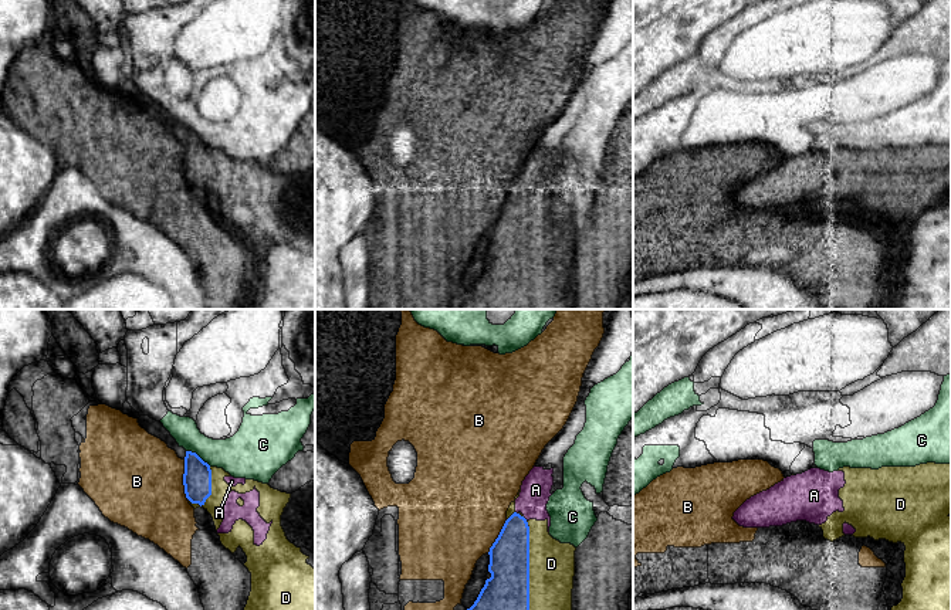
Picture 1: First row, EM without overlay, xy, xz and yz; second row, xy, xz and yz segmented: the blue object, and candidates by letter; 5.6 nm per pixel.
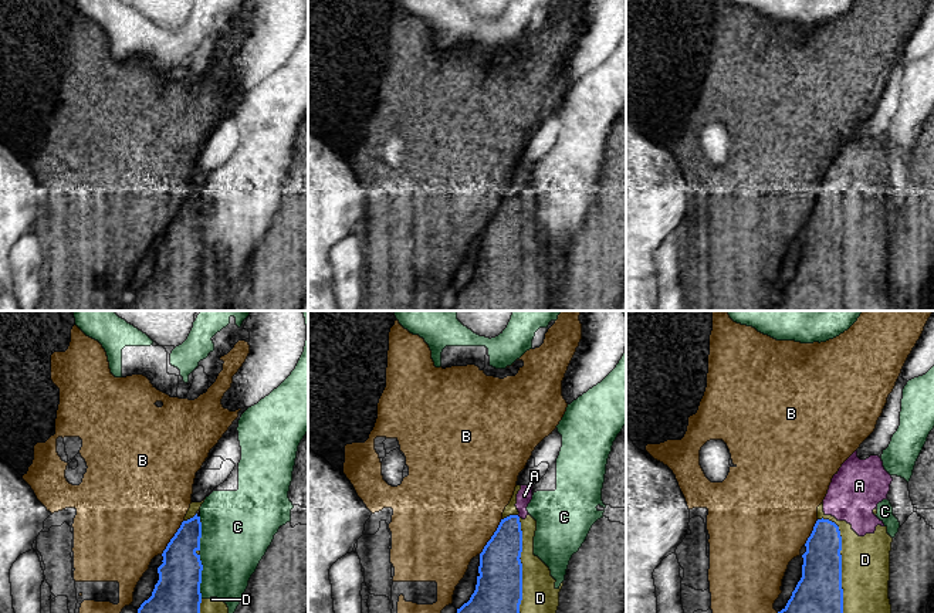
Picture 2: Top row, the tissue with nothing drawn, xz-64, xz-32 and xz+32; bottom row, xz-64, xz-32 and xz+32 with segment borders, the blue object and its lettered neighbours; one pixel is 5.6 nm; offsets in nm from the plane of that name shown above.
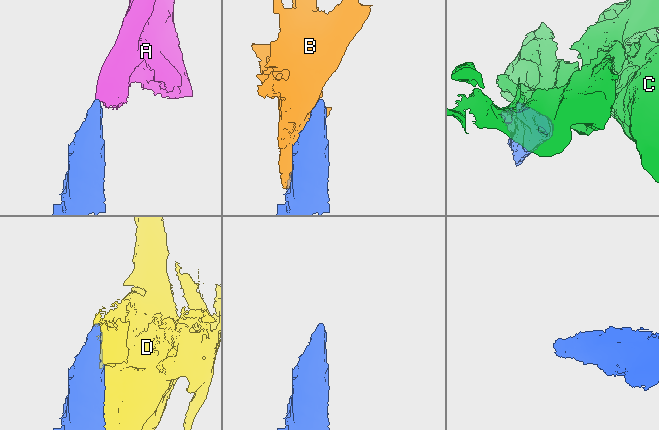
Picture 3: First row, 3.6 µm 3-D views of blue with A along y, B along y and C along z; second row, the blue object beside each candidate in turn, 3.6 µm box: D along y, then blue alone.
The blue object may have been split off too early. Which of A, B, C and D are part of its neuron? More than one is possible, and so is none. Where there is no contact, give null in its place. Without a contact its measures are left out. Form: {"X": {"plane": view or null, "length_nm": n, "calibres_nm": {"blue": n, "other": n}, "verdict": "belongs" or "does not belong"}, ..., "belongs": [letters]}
{"A": {"plane": "xz", "length_nm": 40, "calibres_nm": {"blue": 220, "other": 170}, "verdict": "belongs"}, "B": {"plane": "xy", "length_nm": 220, "calibres_nm": {"blue": 160, "other": 500}, "verdict": "does not belong"}, "C": {"plane": "xy", "length_nm": 170, "calibres_nm": {"blue": 160, "other": 240}, "verdict": "does not belong"}, "D": {"plane": "xz", "length_nm": 600, "calibres_nm": {"blue": 300, "other": 260}, "verdict": "does not belong"}, "belongs": ["A"]}

